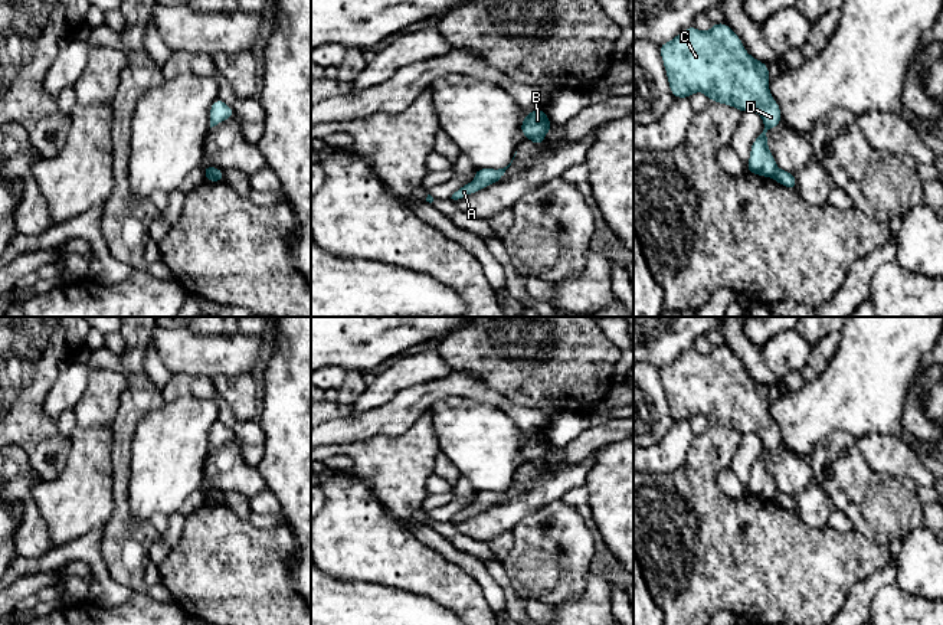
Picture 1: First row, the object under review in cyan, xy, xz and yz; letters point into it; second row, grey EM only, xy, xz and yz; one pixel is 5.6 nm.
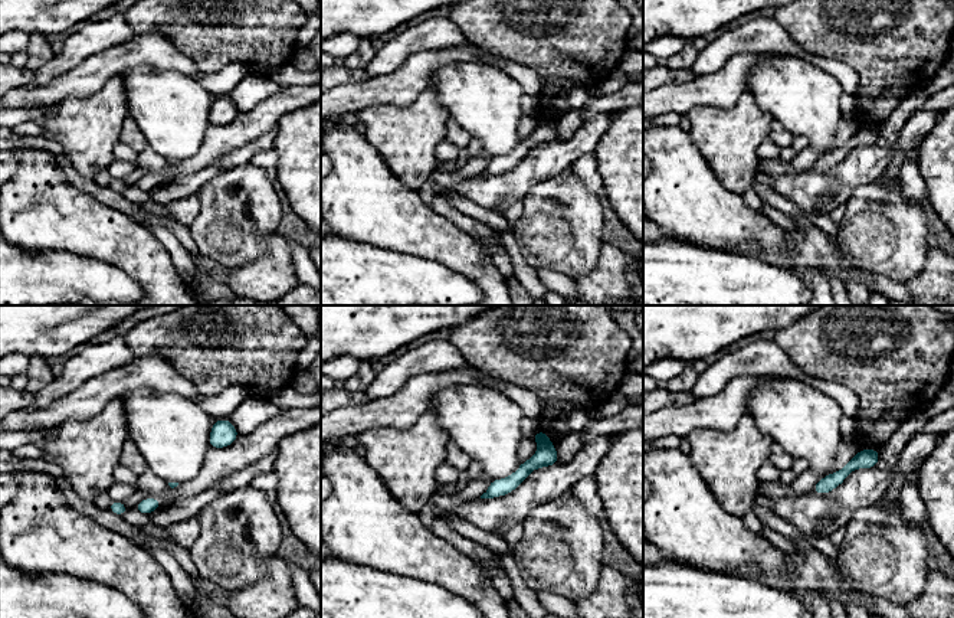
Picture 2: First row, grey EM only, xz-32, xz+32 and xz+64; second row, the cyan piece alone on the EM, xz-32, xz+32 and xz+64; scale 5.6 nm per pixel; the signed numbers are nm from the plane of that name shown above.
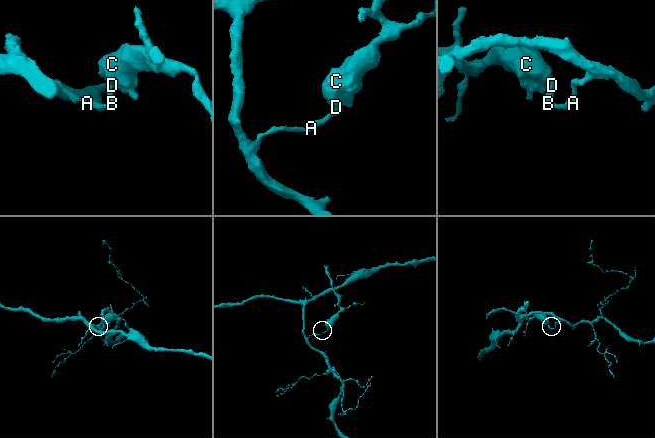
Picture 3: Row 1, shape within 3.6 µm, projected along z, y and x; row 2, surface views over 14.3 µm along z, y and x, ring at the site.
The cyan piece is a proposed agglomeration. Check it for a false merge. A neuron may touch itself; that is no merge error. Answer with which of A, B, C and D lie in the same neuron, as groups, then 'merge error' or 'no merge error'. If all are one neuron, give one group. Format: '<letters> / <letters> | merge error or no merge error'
A / B C D | merge error

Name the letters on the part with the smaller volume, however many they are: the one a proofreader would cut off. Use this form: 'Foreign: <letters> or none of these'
Foreign: B, C, D

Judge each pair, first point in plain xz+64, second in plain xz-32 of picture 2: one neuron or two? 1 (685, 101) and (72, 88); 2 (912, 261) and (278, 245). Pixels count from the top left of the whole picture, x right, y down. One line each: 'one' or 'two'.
1: one
2: two

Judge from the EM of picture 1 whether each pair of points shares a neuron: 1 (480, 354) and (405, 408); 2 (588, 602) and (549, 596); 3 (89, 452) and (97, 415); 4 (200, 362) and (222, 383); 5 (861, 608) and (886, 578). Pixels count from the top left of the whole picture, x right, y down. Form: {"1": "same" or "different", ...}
{"1": "different", "2": "different", "3": "different", "4": "different", "5": "same"}

